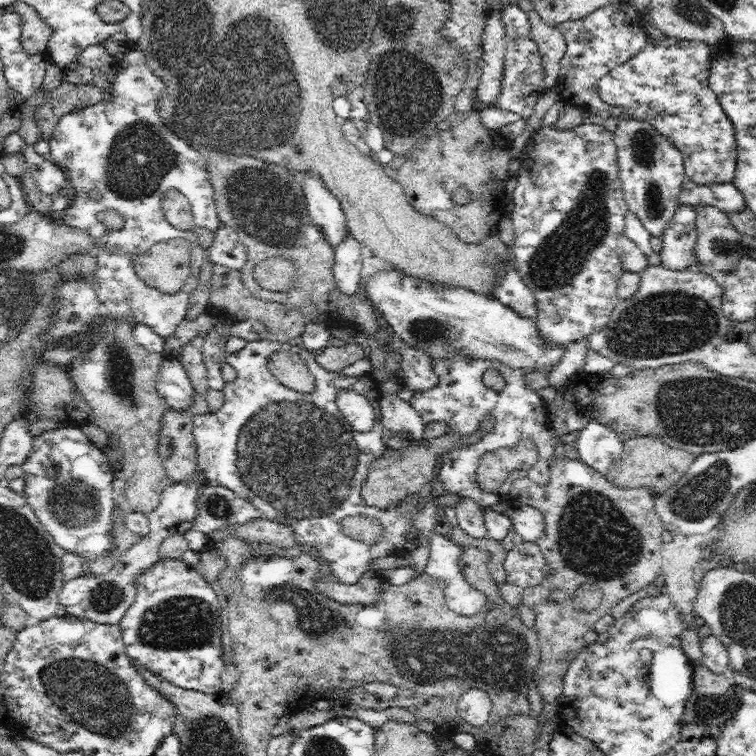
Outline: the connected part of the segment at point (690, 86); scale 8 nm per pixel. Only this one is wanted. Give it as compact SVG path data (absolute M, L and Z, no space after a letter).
M664 37L647 42L635 57L597 82L604 103L623 108L621 118L649 122L683 154L685 174L700 186L732 183L737 164L733 122L709 87L710 49L704 41Z

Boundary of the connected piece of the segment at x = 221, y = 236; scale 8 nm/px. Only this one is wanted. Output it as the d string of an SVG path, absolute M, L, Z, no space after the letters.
M221 224L215 230L208 257L214 264L220 263L232 270L241 271L247 261L247 252L234 228Z

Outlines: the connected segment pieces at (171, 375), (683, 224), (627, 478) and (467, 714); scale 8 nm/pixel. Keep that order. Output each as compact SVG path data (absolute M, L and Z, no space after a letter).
M174 356L166 358L157 376L158 394L170 410L188 410L194 400L194 387L185 368Z
M692 205L678 206L674 217L662 234L660 252L663 268L684 271L695 269L697 226L696 208Z
M632 437L623 441L623 450L612 462L610 472L606 474L606 479L612 481L619 487L644 486L654 491L655 494L664 494L676 480L680 480L690 464L694 462L695 456L688 451L673 449L667 445L660 437Z
M472 688L461 695L457 704L459 715L470 725L486 724L491 712L492 701L484 690Z

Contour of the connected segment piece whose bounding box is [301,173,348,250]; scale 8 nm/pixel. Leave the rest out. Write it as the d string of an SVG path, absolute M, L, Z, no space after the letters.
M304 174L301 187L306 198L309 216L314 226L322 231L324 239L335 250L335 246L344 241L348 233L346 216L338 200L328 192L324 182L315 174Z

